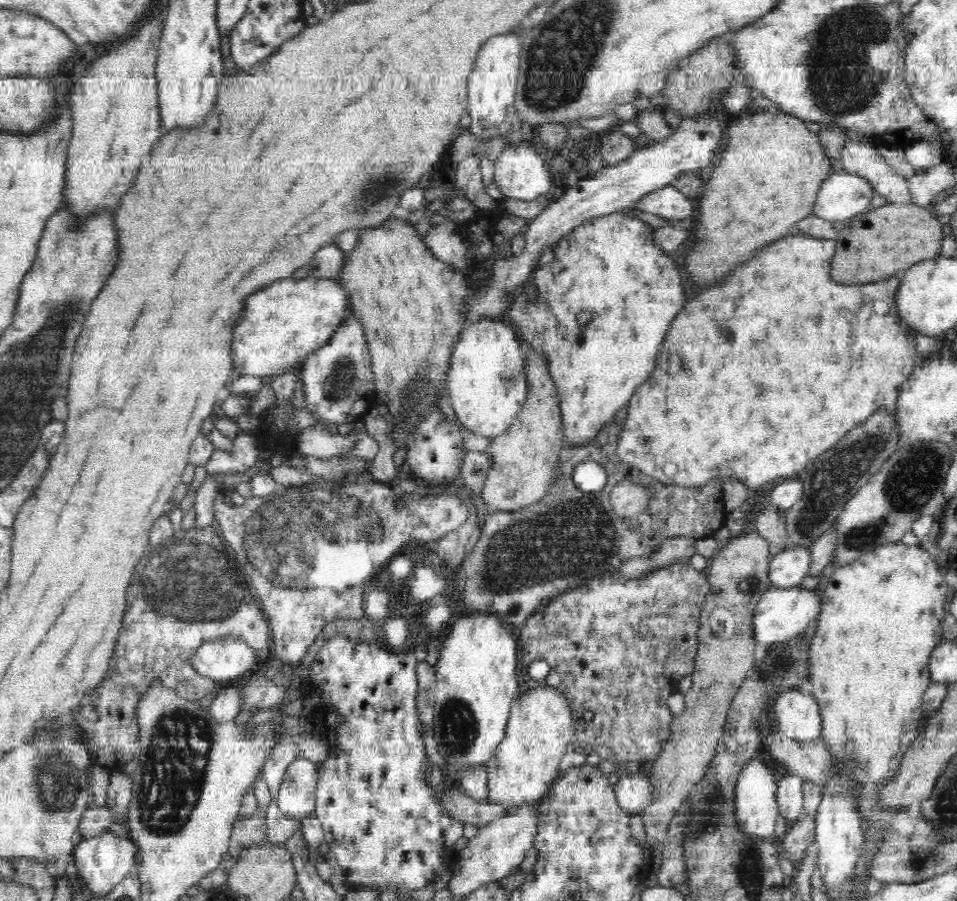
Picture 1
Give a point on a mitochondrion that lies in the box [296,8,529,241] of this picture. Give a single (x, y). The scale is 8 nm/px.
(372, 192)

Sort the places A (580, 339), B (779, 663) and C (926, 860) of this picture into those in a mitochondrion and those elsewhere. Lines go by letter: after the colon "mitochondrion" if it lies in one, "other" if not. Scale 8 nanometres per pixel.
A: other
B: mitochondrion
C: mitochondrion

